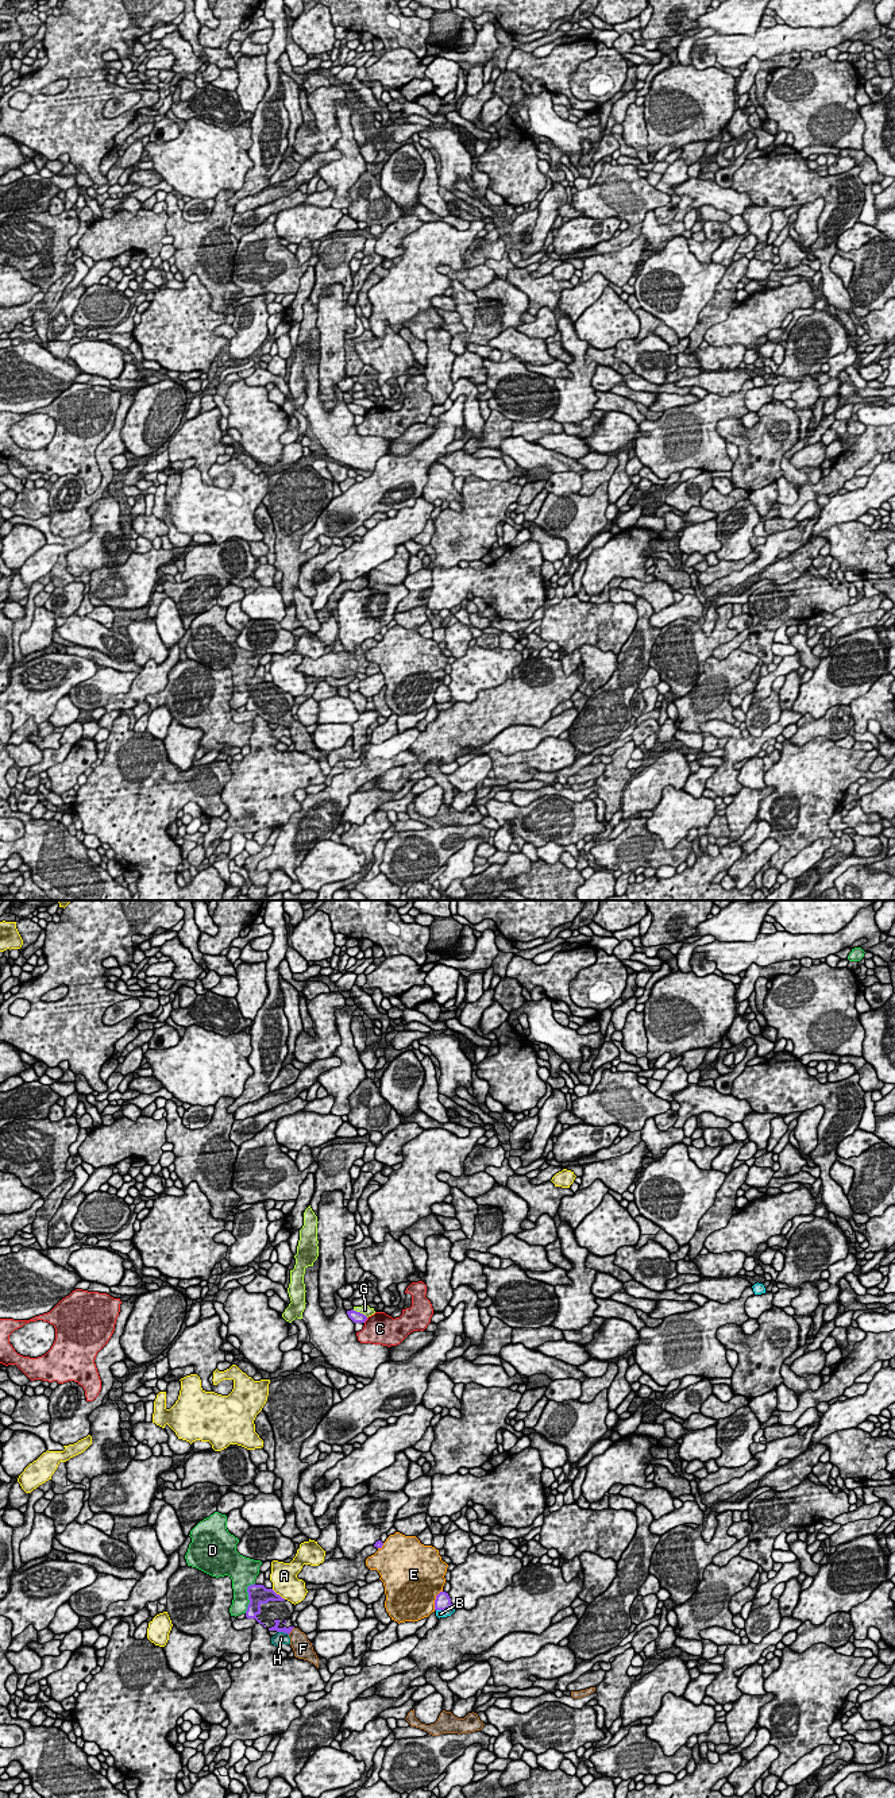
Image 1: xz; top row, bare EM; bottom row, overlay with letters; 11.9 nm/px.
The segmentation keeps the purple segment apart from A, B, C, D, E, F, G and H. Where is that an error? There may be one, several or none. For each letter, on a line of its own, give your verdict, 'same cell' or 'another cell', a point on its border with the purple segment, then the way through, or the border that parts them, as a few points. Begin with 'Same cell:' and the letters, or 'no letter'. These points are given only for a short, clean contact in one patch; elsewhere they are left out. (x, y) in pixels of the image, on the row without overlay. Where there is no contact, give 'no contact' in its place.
Same cell: F
A: another cell; meets purple in xz at (278, 687)
B: another cell; meets purple in xz at (443, 702)
C: another cell; meets purple in xz at (365, 413)
D: another cell; meets purple in xz at (249, 690)
E: another cell; meets purple in xz at (435, 693)
F: same cell; meets purple in xz at (290, 724); runs through xz (284, 722), (290, 724), (301, 739)
G: another cell; meets purple in xz at (361, 406)
H: another cell; meets purple in xz at (284, 725)

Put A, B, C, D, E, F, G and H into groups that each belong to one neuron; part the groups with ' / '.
A / B / C / D E / F / G / H

